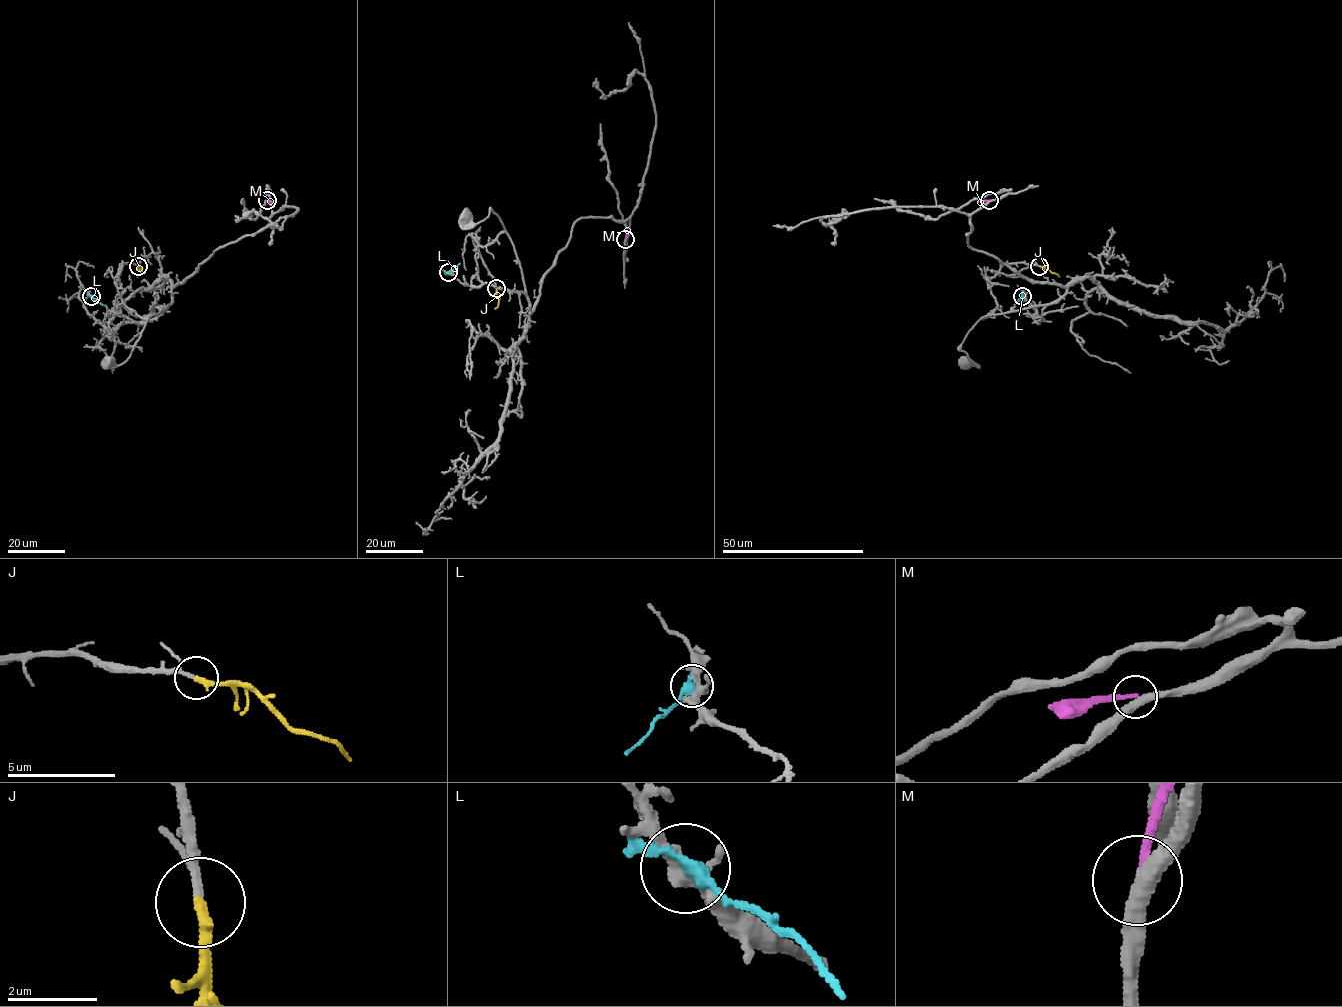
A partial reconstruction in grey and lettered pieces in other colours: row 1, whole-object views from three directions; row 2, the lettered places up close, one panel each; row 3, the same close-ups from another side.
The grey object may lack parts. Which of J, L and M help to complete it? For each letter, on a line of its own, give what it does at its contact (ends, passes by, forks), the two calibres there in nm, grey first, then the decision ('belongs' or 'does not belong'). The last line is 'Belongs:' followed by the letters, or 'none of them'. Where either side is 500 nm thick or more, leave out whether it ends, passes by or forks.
J: it ends; calibres 150 and 280 nm; belongs
L: it passes by; calibres 320 and 280 nm; does not belong
M: it ends; calibres 380 and 190 nm; does not belong
Belongs: J

